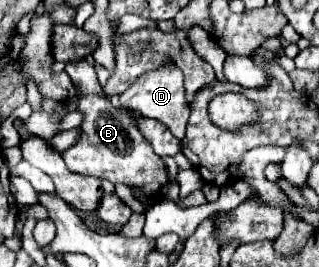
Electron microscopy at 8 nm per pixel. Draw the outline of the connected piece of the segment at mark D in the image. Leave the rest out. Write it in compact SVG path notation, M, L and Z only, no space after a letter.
M165 61L165 65L139 75L131 87L119 95L121 105L139 111L145 117L153 117L157 121L161 121L163 125L167 125L167 129L177 137L183 139L185 137L185 125L187 125L187 117L189 117L189 105L185 99L185 89L183 89L183 73L181 69L177 69L177 65L173 61Z

